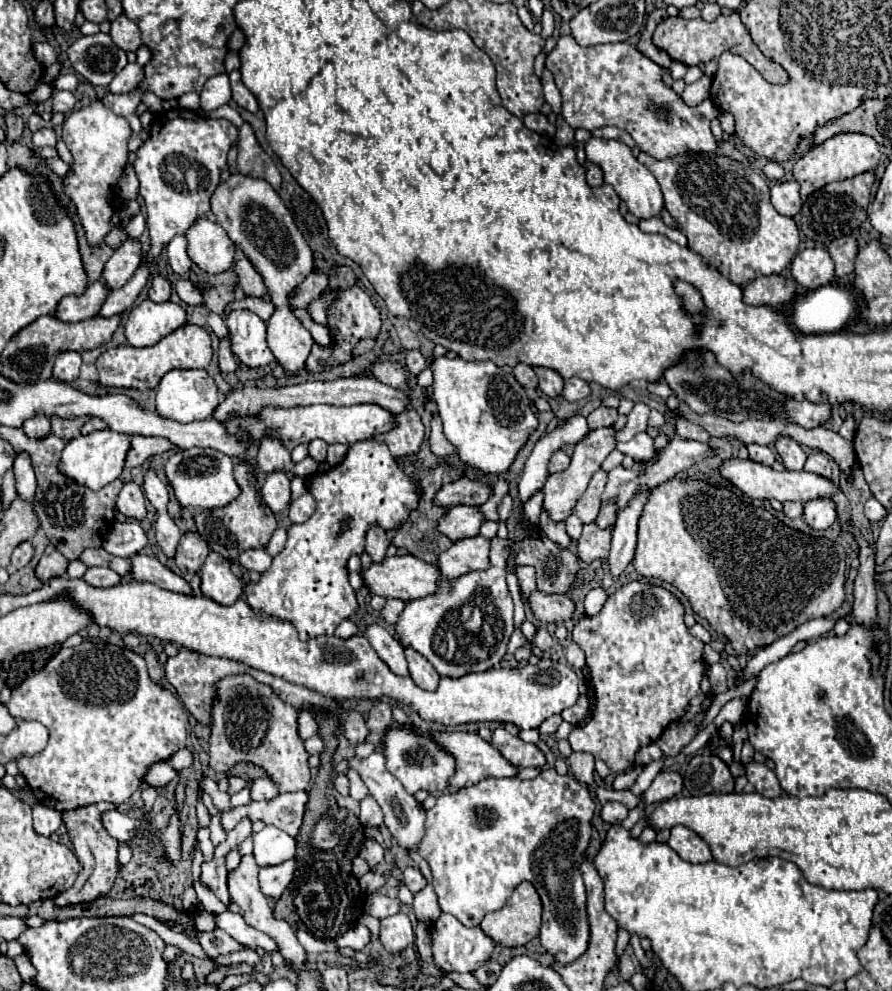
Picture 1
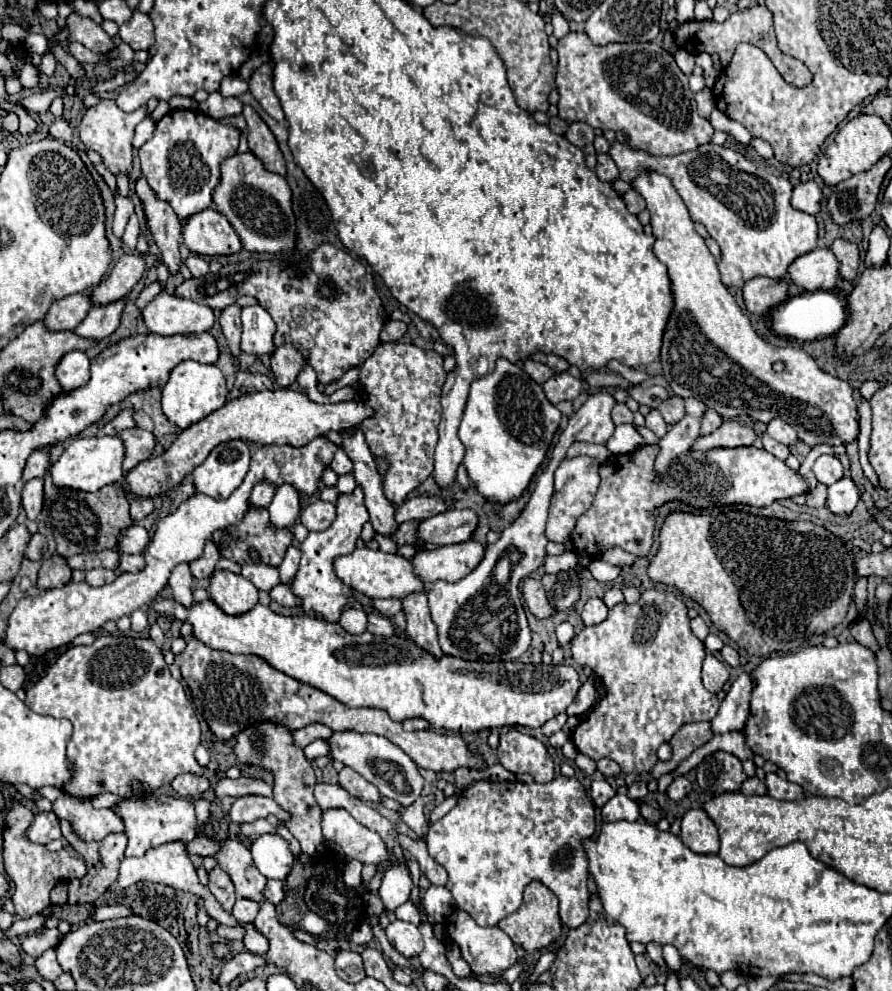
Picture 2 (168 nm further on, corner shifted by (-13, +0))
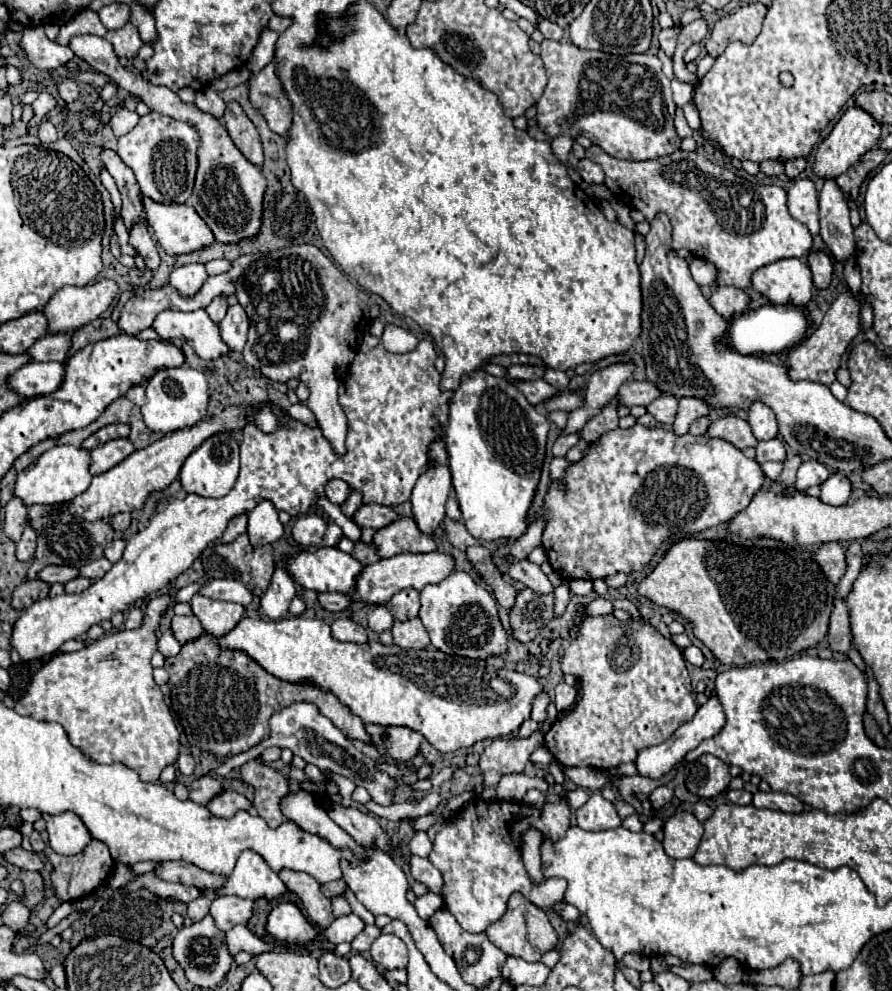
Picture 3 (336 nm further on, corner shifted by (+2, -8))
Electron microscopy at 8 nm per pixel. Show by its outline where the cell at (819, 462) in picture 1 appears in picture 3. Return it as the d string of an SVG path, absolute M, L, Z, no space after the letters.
M806 460L798 468L796 486L800 486L800 490L806 490L810 486L822 484L828 476L830 476L830 472L828 472L828 468L822 462L818 462L818 460Z

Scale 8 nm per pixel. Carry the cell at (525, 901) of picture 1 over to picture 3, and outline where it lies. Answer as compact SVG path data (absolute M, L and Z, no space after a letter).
M514 892L508 900L508 910L506 914L492 922L488 928L486 928L486 934L490 938L490 942L494 942L504 954L508 956L516 956L516 958L522 958L526 962L538 962L542 958L544 952L550 952L556 948L558 944L558 934L556 930L552 928L546 912L538 906L534 906L530 900L526 900L522 894Z

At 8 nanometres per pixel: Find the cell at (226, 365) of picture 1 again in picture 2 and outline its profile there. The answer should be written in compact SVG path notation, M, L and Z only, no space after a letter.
M231 304L227 306L223 312L221 312L221 330L229 342L229 348L231 348L231 354L235 358L241 356L241 308L237 304Z

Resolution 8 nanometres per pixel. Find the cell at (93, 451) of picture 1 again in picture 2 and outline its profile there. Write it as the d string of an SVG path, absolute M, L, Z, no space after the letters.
M93 436L93 438L75 438L67 444L61 458L51 466L51 476L57 486L97 492L107 484L115 484L123 478L123 458L125 444L119 436Z

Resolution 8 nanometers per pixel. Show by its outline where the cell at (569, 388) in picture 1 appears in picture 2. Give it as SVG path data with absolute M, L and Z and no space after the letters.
M569 372L567 374L555 374L553 378L549 378L545 384L543 384L543 390L545 390L545 396L551 404L557 404L561 400L573 400L577 398L577 394L583 392L583 382L575 376L571 376Z

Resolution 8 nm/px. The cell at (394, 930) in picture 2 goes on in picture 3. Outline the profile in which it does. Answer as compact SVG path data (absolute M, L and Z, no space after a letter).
M380 934L376 942L370 946L370 956L376 964L386 970L392 968L406 968L408 964L408 950L406 944L398 936Z

